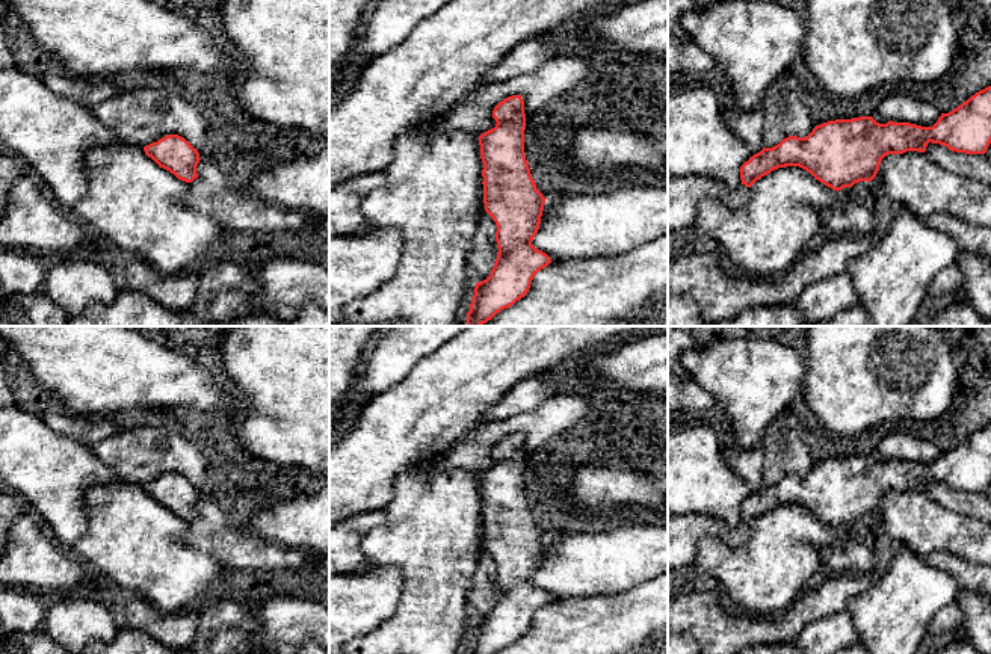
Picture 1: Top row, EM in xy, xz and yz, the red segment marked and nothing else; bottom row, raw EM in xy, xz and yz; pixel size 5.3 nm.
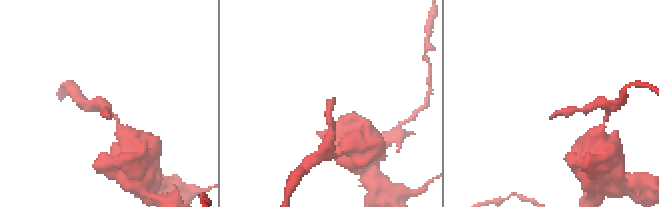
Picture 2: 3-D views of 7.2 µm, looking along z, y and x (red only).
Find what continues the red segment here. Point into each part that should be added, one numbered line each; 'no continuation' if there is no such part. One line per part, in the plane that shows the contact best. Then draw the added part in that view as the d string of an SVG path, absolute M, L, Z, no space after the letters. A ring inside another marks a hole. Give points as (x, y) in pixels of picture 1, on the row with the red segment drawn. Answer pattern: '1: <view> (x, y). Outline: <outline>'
1: yz (683, 192). Outline: M668 177L668 239L687 233L696 217L698 202L712 198L728 207L742 207L751 196L745 184L730 189L707 177Z

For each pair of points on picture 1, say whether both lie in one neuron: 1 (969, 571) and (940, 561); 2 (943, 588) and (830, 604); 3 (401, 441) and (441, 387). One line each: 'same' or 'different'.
1: same
2: different
3: same

